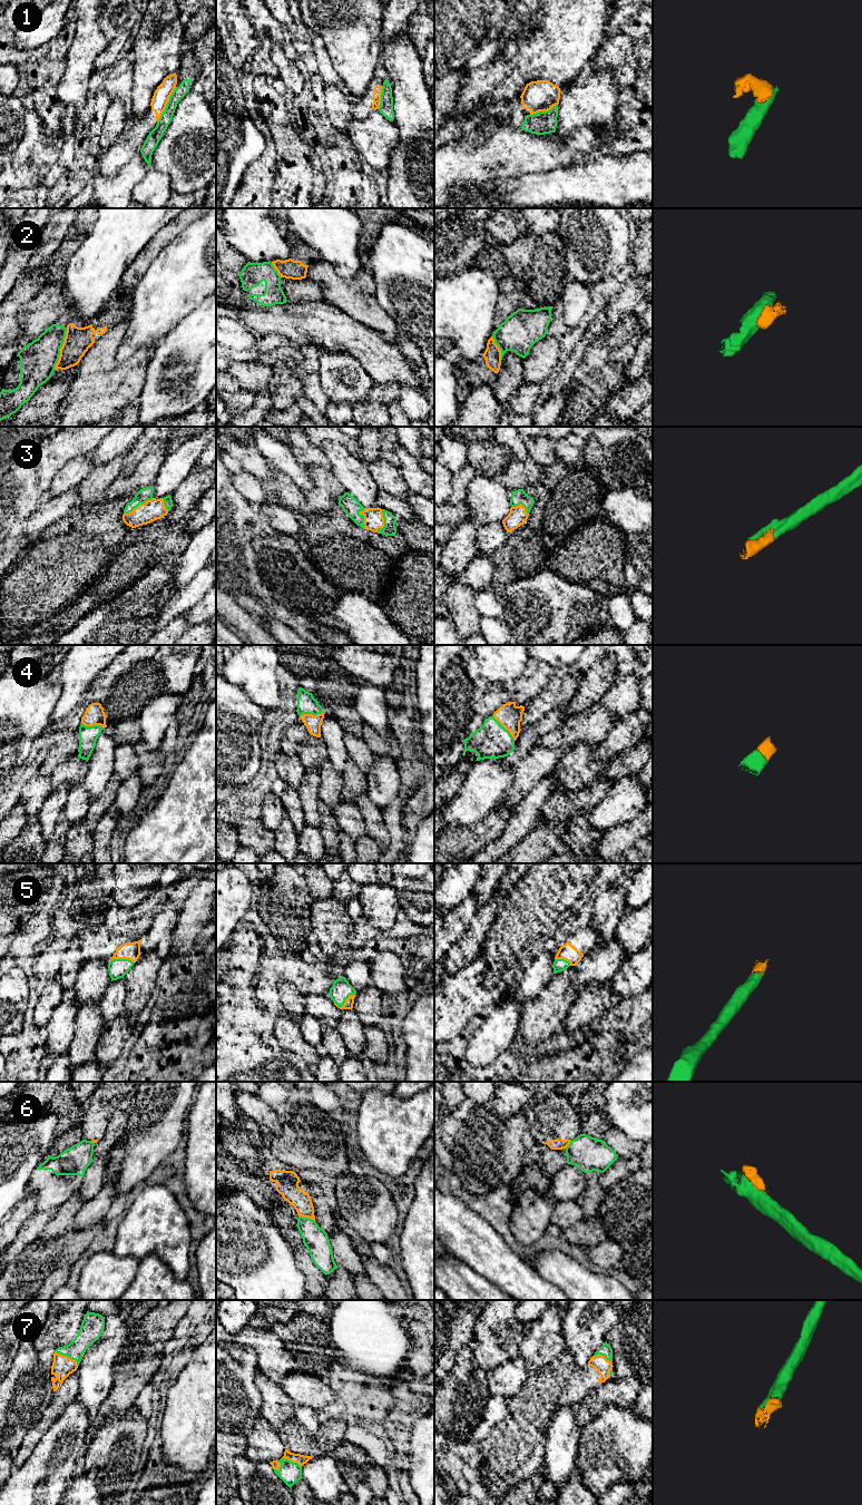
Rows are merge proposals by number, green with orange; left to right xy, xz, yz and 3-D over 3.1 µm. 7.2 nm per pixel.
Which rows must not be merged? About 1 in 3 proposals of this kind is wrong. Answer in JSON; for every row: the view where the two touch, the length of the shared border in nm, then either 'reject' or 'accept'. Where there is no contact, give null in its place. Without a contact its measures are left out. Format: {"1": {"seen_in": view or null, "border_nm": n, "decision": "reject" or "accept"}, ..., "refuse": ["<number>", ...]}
{"1": {"seen_in": "xy", "border_nm": 280, "decision": "reject"}, "2": {"seen_in": "xy", "border_nm": 320, "decision": "reject"}, "3": {"seen_in": "xy", "border_nm": 240, "decision": "accept"}, "4": {"seen_in": "yz", "border_nm": 240, "decision": "accept"}, "5": {"seen_in": "xz", "border_nm": 170, "decision": "accept"}, "6": {"seen_in": "xz", "border_nm": 130, "decision": "reject"}, "7": {"seen_in": "xy", "border_nm": 200, "decision": "accept"}, "refuse": ["1", "2", "6"]}

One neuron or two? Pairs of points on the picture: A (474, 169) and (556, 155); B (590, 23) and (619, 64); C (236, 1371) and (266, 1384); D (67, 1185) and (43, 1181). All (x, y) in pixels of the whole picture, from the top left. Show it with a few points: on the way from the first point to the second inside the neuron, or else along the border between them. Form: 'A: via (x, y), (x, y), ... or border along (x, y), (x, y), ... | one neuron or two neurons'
A: via (495, 158), (501, 155), (536, 155) | one neuron
B: border along (608, 38), (589, 61) | two neurons
C: border along (257, 1372), (255, 1386), (261, 1395), (262, 1405) | two neurons
D: via (61, 1181), (49, 1181) | one neuron

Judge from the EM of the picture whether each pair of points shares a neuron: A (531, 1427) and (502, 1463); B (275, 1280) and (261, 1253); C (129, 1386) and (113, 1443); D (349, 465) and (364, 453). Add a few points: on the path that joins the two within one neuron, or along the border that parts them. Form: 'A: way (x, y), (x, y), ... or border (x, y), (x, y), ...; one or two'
A: way (529, 1436), (511, 1454); one
B: way (268, 1273), (261, 1266), (261, 1260); one
C: border (134, 1403), (121, 1415), (110, 1415), (98, 1430); two
D: border (355, 456), (366, 465); two

